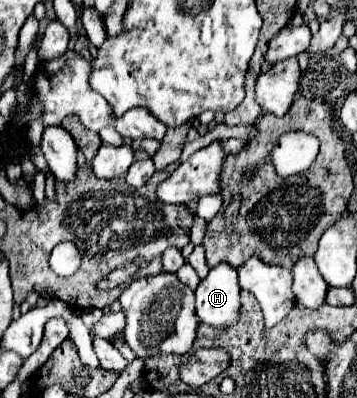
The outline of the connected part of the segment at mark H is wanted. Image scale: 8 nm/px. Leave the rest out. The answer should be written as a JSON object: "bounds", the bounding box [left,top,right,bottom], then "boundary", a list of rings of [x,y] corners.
{"bounds":[195,263,241,327],"boundary":[[[225,263],[209,269],[209,275],[201,279],[195,289],[195,313],[201,323],[211,327],[233,327],[237,323],[237,315],[241,315],[241,287],[237,279],[237,269]]]}

